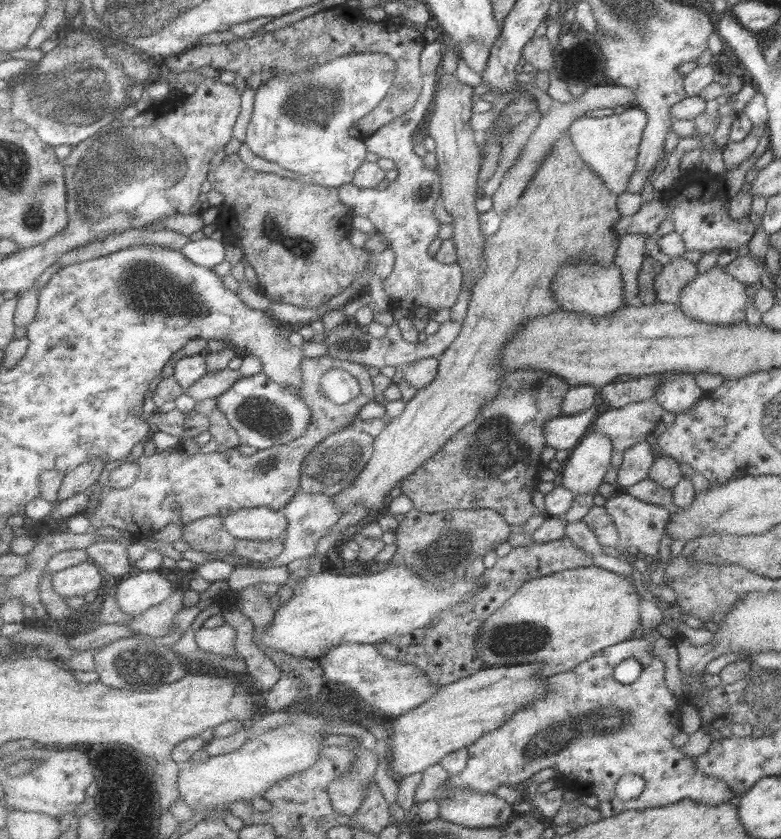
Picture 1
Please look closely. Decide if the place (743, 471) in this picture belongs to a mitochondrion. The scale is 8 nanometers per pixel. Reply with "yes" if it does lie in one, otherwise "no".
no

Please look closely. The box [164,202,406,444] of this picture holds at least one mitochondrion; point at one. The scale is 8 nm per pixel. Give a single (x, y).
(258, 414)

